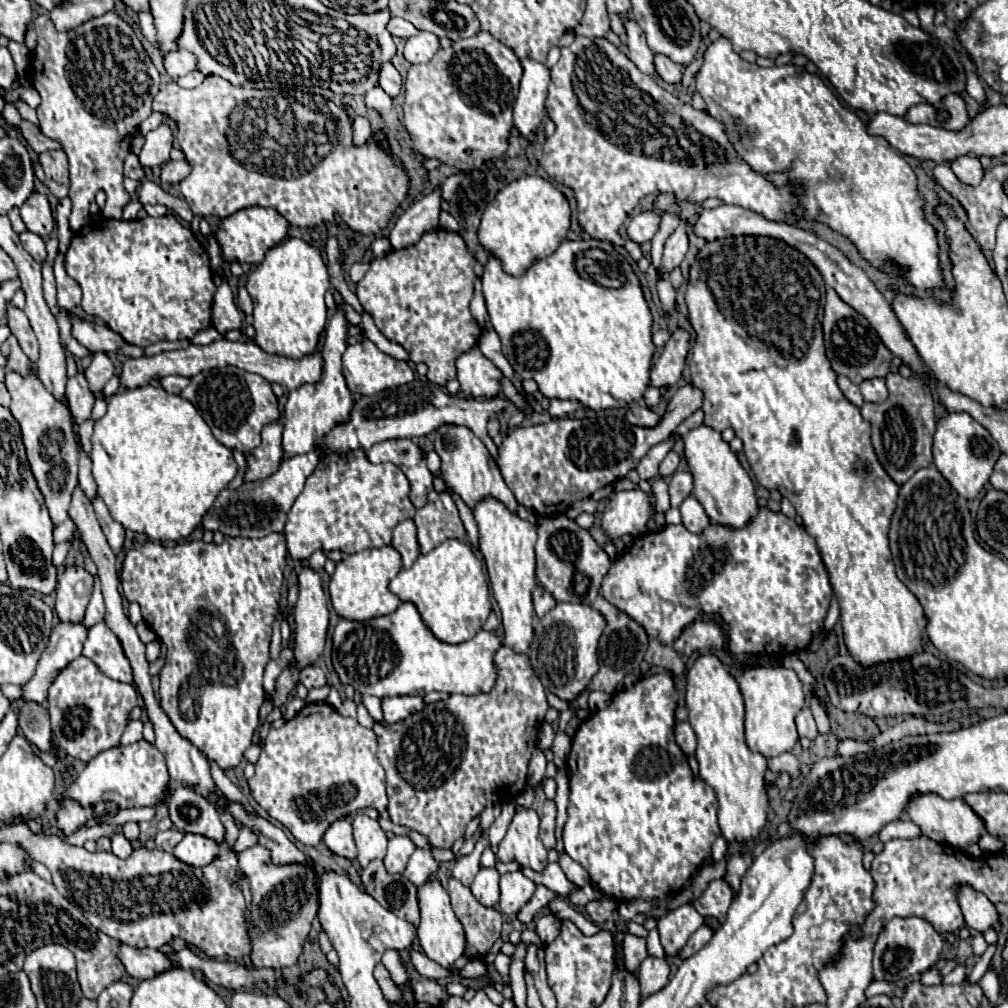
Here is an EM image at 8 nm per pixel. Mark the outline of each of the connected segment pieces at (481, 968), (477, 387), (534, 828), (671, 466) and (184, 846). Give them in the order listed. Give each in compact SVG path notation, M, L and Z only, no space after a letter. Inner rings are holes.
M471 960L469 964L465 964L465 978L473 980L473 978L485 978L489 976L489 972L485 970L485 964L481 960Z
M477 344L475 348L463 352L457 358L455 368L457 368L457 380L463 395L473 398L491 398L501 392L499 386L499 376L503 376L501 370L479 352Z
M521 808L513 816L505 838L499 844L497 860L503 862L503 842L511 848L513 860L531 870L543 870L547 866L547 850L539 840L539 816L535 810Z
M671 450L671 452L663 458L663 462L659 464L659 476L661 476L661 478L669 478L669 476L677 470L677 464L679 464L679 454Z
M185 834L171 854L183 864L207 866L211 864L211 860L215 860L217 852L219 852L219 846L215 844L215 840L199 836L199 834Z

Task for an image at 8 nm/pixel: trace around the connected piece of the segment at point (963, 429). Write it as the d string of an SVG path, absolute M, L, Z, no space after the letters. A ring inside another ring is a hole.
M947 412L937 420L937 432L933 436L933 464L945 476L945 480L959 492L959 496L973 500L987 486L997 458L1001 456L993 436L975 422L967 412Z

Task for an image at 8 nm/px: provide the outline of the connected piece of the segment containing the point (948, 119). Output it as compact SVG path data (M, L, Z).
M957 94L945 96L941 100L941 104L937 104L937 106L931 106L931 104L913 106L905 118L913 124L929 124L929 126L937 126L937 128L945 128L945 130L953 130L953 132L963 130L969 120L965 102Z

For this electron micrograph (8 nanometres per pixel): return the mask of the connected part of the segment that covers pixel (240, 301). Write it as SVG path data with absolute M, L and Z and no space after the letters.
M244 286L239 287L237 292L237 304L245 315L251 315L253 312L253 302Z

